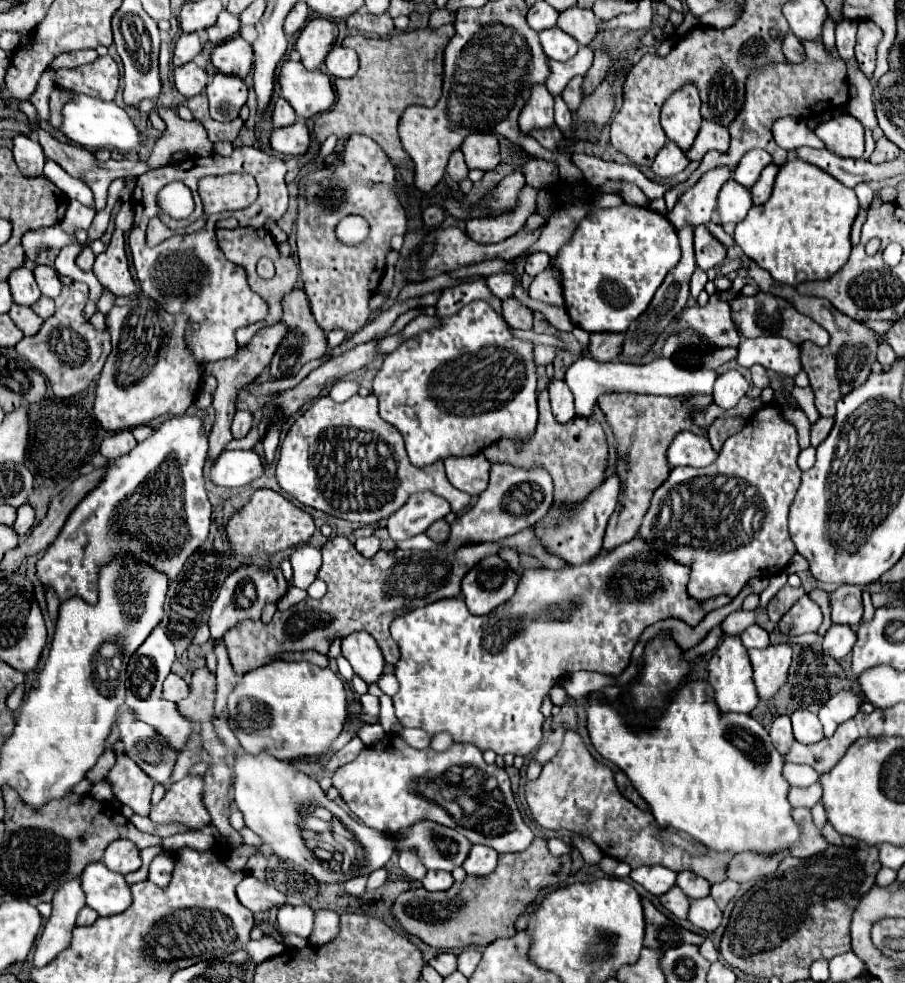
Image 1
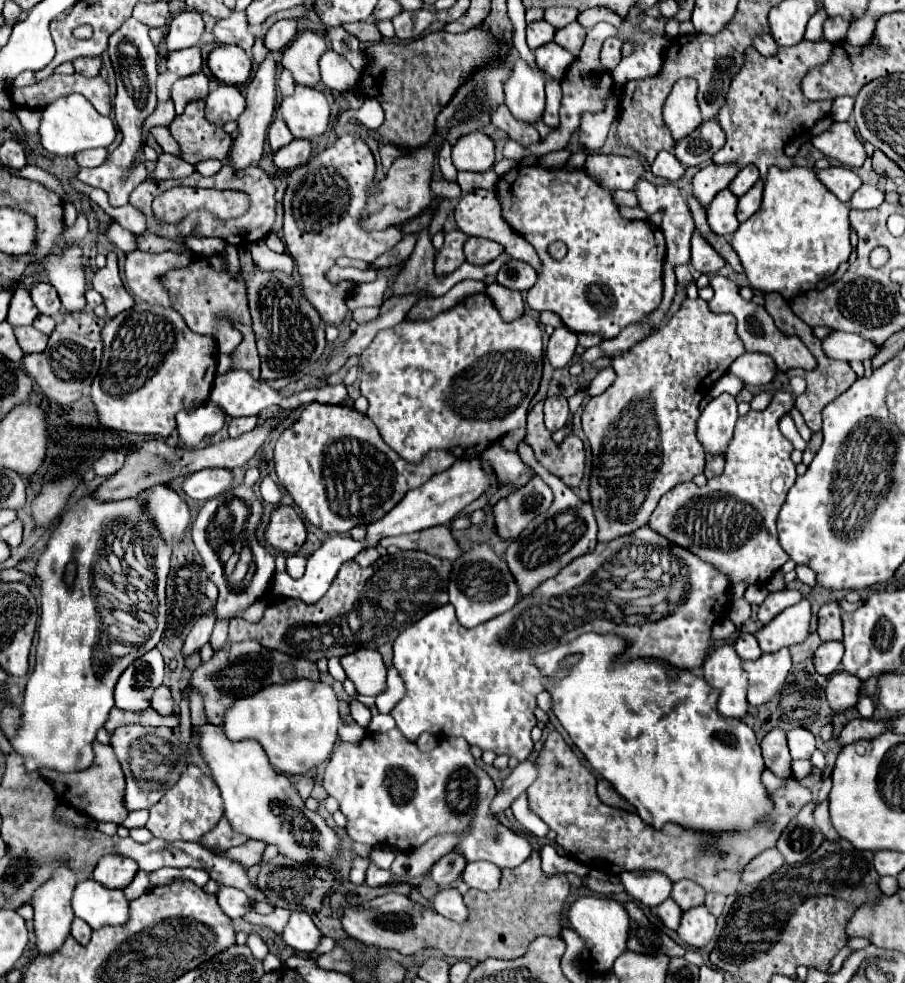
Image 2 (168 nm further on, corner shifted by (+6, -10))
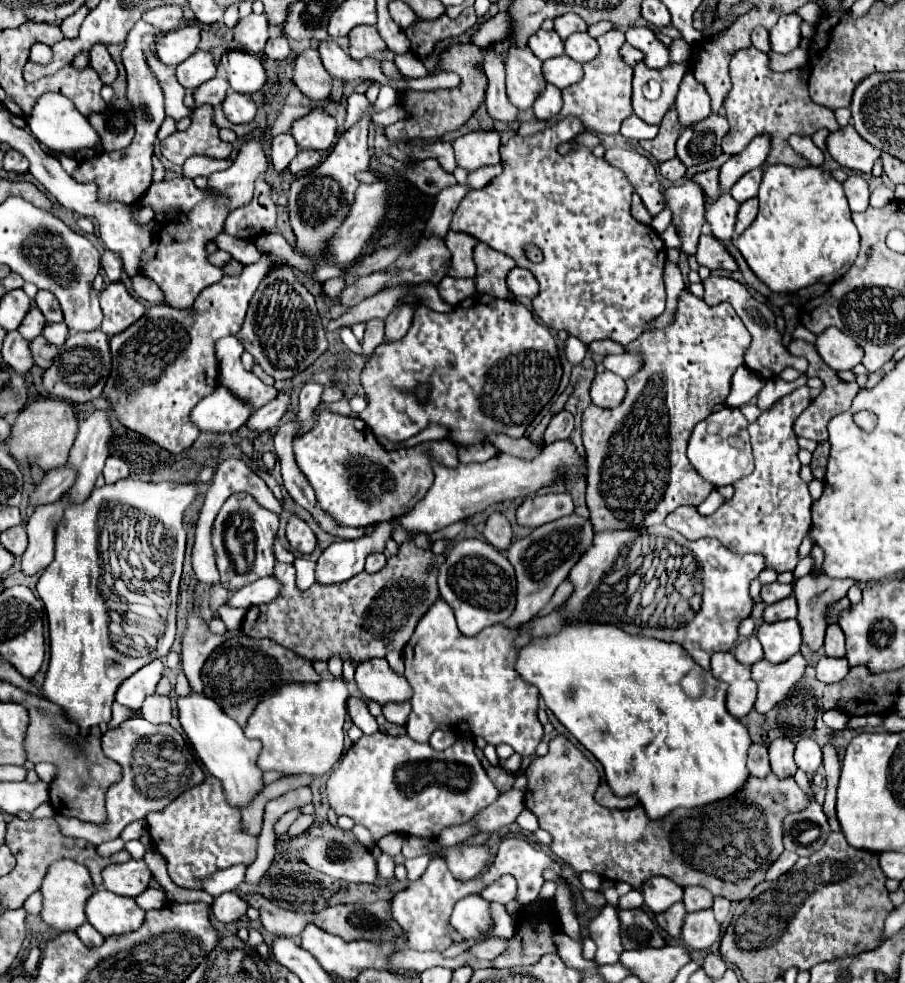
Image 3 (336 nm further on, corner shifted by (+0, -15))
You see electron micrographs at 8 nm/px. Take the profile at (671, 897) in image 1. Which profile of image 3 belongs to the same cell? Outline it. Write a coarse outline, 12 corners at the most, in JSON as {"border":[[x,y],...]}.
{"border":[[682,902],[656,914],[656,920],[672,938],[680,936],[684,916]]}

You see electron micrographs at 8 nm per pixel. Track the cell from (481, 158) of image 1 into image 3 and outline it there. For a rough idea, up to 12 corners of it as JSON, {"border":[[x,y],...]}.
{"border":[[468,132],[454,140],[456,164],[468,172],[500,164],[500,134]]}

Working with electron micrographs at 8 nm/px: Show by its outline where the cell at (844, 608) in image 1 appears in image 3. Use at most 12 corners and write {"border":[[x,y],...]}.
{"border":[[838,624],[828,626],[824,652],[844,656],[844,634]]}

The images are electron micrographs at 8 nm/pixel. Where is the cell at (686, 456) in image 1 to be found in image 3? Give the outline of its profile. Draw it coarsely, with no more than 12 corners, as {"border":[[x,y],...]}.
{"border":[[718,490],[698,506],[702,516],[716,512],[724,498]]}

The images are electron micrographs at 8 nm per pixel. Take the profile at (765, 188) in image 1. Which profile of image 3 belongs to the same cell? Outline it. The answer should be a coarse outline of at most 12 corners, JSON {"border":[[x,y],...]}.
{"border":[[756,198],[740,204],[736,234],[754,222],[758,212]]}

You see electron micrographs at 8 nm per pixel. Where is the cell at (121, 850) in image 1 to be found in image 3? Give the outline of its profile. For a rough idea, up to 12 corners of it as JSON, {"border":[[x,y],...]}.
{"border":[[144,860],[110,864],[104,886],[136,898],[152,878]]}

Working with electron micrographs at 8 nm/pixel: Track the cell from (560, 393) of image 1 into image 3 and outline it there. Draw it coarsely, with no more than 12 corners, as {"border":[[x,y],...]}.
{"border":[[566,410],[550,420],[546,444],[570,438],[574,418]]}

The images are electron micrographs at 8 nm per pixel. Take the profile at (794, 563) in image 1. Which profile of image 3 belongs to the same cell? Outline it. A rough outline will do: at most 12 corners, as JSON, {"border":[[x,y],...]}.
{"border":[[796,620],[764,622],[756,636],[772,664],[800,650]]}

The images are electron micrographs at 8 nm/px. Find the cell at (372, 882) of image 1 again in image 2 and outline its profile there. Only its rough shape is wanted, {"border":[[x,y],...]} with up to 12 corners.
{"border":[[368,867],[366,885],[380,887],[390,881],[390,871]]}

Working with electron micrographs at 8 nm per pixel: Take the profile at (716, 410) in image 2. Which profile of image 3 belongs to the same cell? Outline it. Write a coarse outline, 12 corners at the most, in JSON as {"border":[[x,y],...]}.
{"border":[[726,406],[696,424],[692,468],[714,488],[754,470],[748,422]]}

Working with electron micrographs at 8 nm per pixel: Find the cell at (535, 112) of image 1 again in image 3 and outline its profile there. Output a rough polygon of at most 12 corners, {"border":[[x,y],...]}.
{"border":[[528,46],[508,48],[506,90],[520,110],[546,86],[542,62]]}

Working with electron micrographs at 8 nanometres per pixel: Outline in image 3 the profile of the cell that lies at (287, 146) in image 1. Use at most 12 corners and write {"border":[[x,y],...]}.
{"border":[[298,150],[290,162],[292,174],[316,168],[322,156],[316,150]]}

